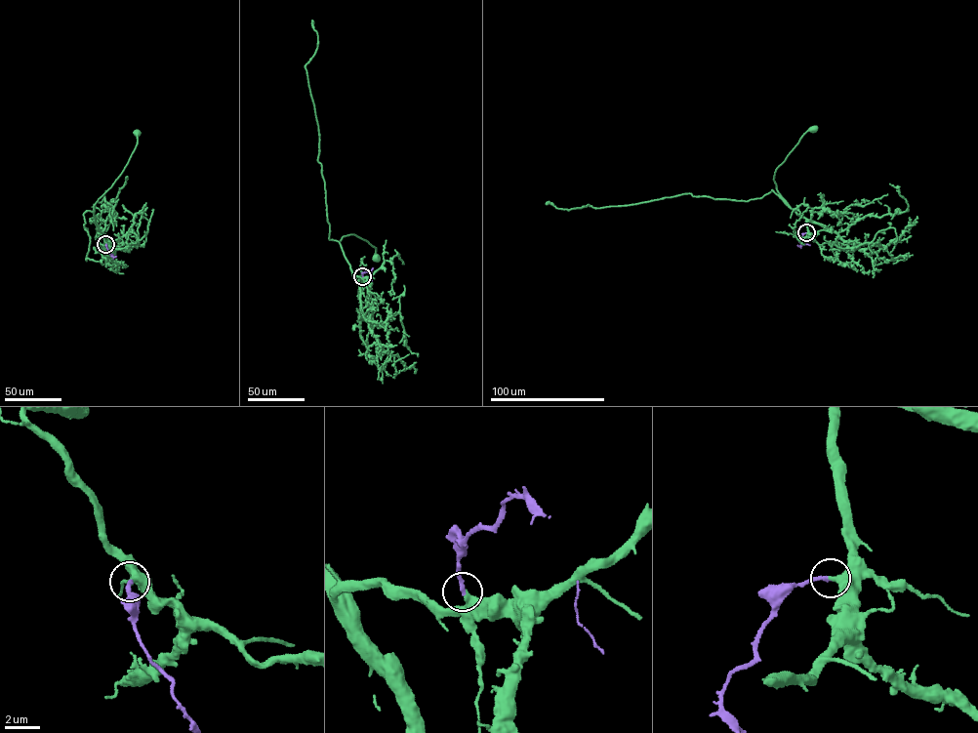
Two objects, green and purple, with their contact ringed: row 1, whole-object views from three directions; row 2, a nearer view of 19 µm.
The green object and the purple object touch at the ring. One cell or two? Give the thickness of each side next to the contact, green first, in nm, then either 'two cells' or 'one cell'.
400/260 nm | one cell

